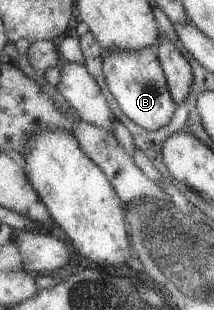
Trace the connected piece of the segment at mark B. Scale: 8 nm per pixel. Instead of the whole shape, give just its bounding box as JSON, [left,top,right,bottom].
[100,47,176,131]

